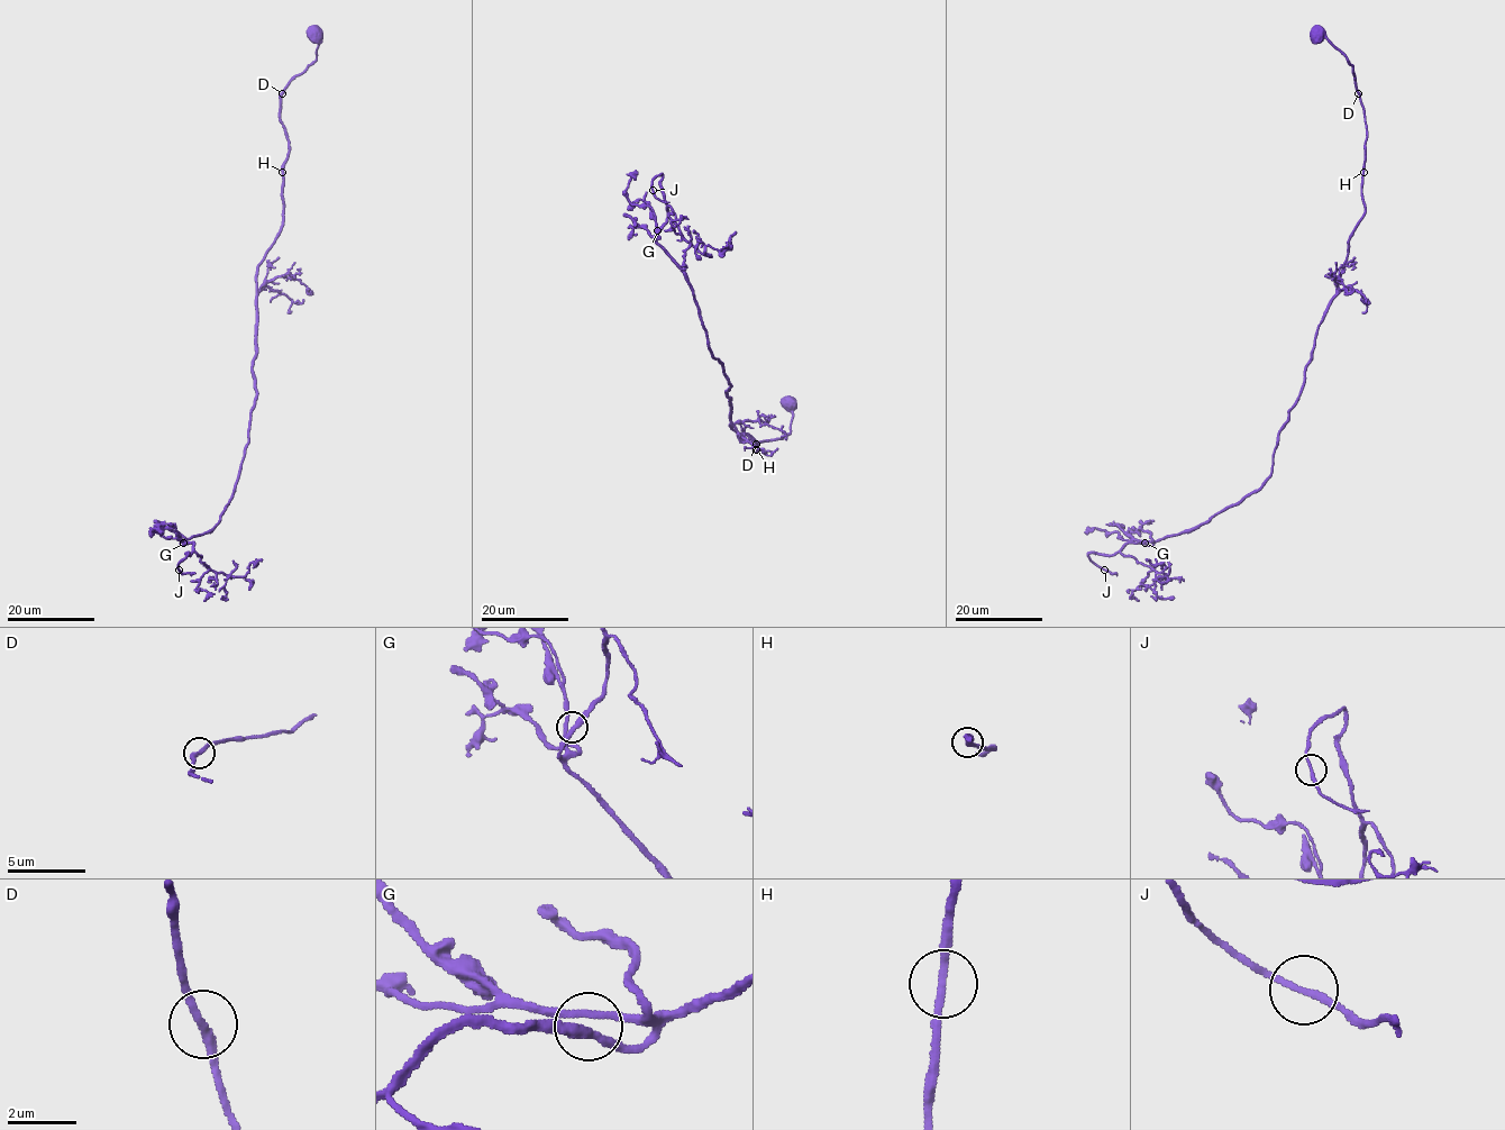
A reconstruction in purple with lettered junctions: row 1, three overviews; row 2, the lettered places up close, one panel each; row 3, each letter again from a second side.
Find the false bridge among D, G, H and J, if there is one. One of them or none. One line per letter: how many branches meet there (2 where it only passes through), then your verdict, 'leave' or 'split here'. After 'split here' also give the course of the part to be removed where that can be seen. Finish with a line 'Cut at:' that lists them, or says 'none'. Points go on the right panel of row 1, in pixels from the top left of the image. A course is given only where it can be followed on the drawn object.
D: 2 | leave
G: 2 | leave
H: 2 | leave
J: 2 | leave
Cut at: none

